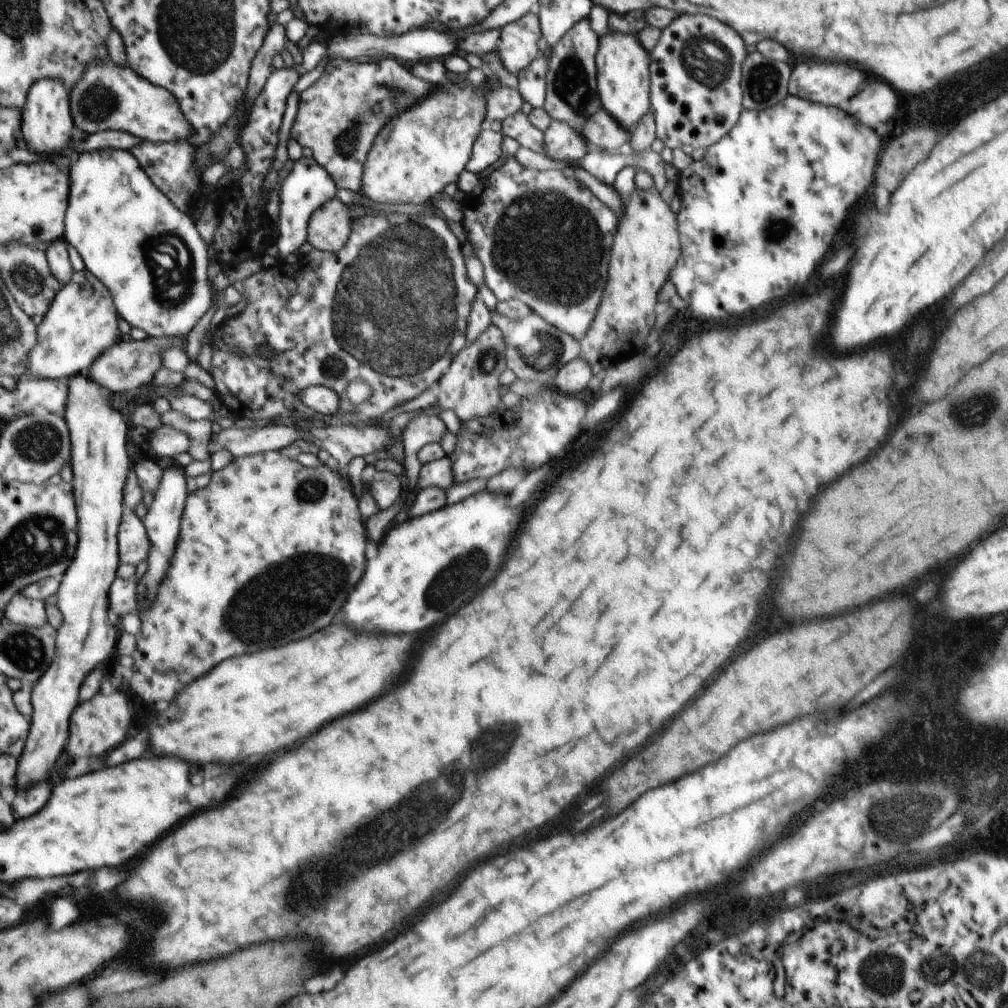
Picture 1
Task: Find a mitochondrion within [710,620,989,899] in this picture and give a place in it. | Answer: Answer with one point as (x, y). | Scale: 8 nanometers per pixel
(897, 813)

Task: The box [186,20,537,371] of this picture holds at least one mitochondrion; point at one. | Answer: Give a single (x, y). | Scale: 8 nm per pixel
(382, 98)

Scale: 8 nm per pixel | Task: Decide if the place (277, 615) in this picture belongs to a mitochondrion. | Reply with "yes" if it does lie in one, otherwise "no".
yes

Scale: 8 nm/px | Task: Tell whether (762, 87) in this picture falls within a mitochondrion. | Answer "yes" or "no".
yes

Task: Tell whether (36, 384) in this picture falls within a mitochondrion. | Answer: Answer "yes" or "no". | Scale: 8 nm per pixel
no

